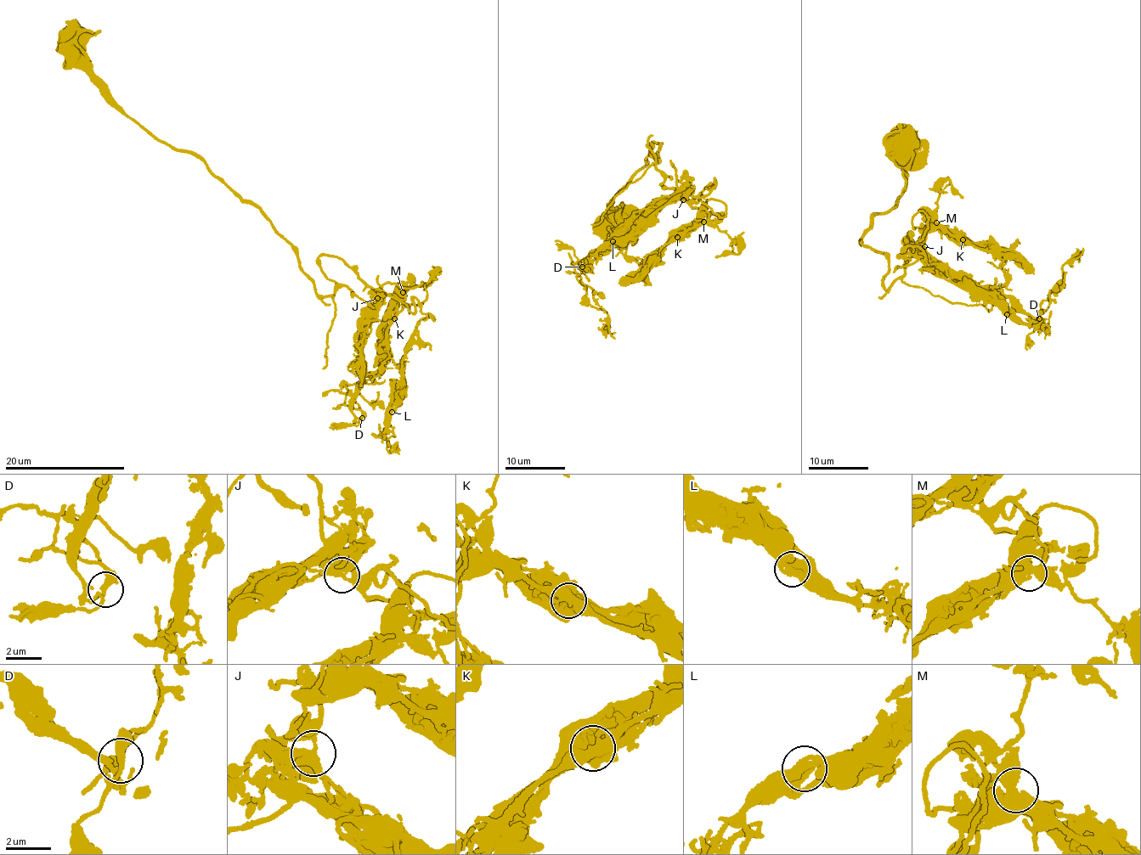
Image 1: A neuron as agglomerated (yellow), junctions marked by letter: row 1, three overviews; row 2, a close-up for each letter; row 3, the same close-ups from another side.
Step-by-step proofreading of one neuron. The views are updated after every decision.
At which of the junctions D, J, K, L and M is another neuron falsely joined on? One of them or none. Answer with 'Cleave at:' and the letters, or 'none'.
Cleave at: none

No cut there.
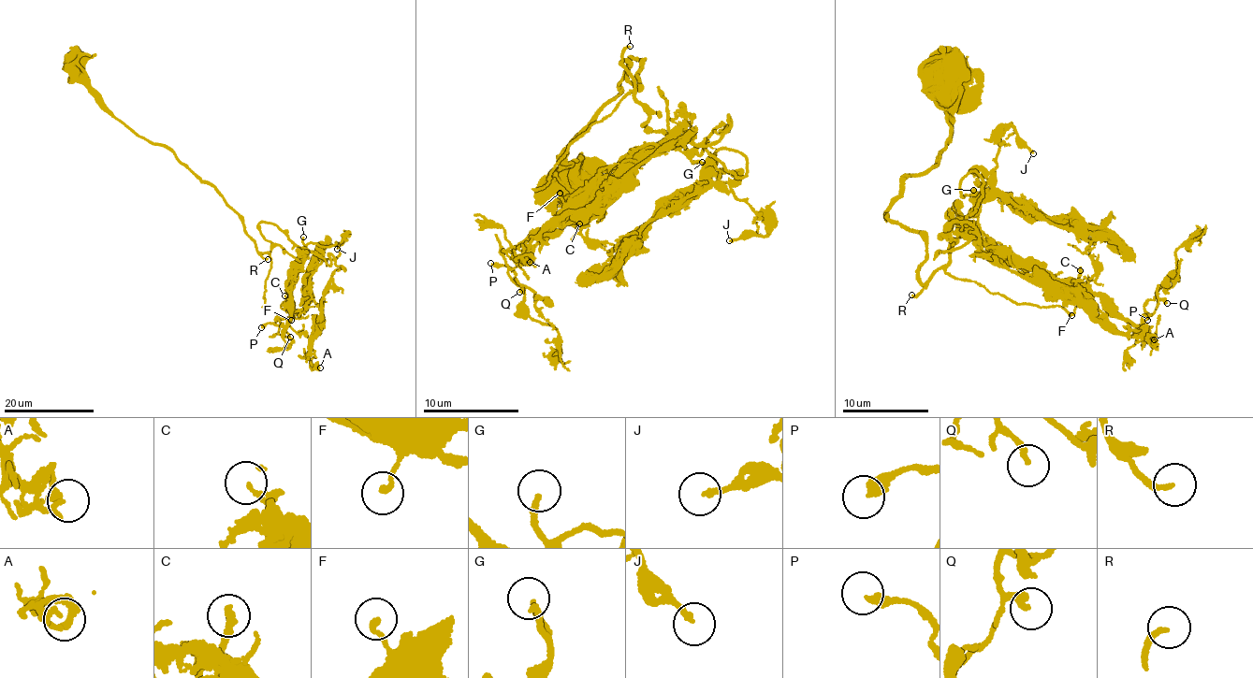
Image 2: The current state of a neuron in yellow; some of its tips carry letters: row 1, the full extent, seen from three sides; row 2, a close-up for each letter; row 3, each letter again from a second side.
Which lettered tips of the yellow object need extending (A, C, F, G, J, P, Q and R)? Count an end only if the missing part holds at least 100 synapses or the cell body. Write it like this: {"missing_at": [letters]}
{"missing_at": ["G"]}

